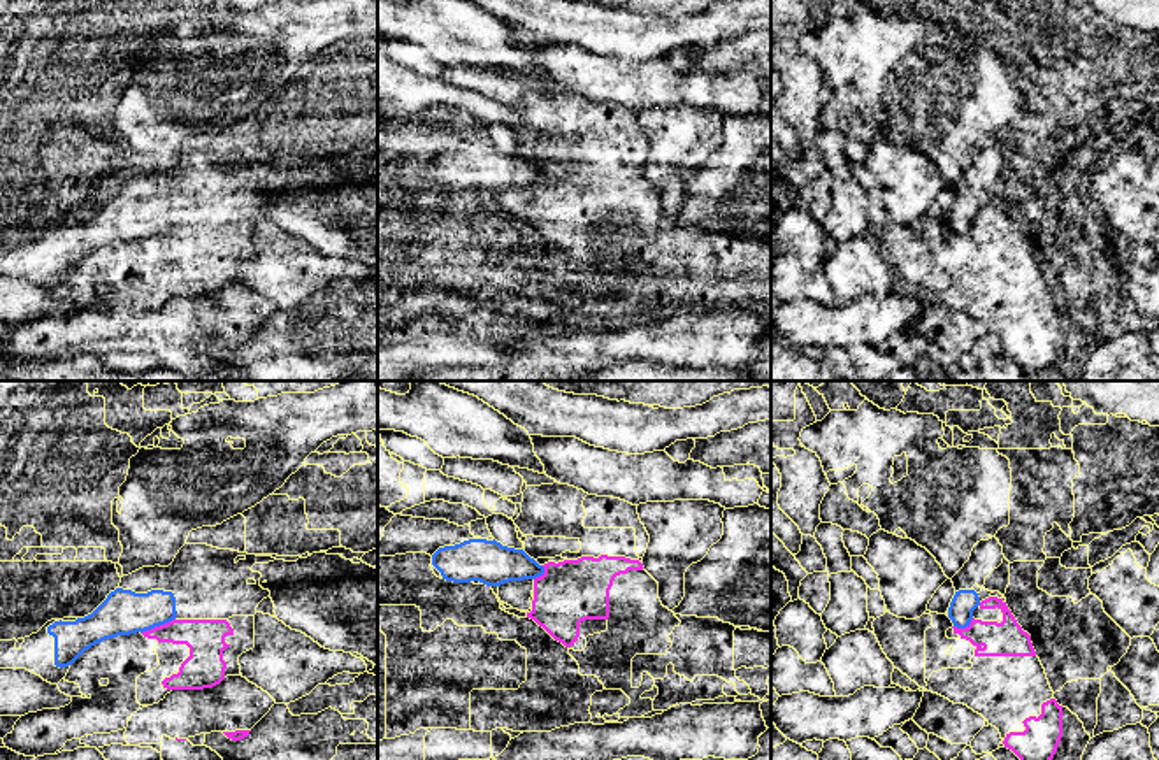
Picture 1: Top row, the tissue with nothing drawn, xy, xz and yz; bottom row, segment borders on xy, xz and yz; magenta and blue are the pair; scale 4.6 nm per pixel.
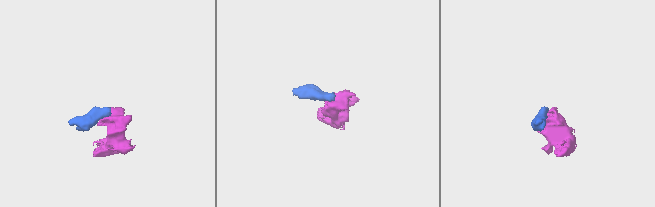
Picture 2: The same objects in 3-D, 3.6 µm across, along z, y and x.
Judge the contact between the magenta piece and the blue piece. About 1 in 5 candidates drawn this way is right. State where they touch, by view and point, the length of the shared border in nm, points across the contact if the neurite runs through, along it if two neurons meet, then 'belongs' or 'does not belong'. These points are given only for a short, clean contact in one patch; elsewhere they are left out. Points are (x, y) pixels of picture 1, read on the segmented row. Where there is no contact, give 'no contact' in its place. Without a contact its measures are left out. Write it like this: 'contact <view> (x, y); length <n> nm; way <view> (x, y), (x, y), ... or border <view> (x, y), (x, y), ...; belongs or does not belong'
contact xy (157, 627); length 170 nm; border xy (174, 618), (141, 632); does not belong

